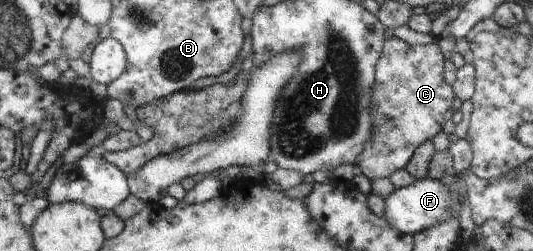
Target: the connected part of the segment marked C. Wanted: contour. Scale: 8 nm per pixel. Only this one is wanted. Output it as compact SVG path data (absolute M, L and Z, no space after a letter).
M395 36L385 40L372 92L372 139L355 162L357 172L369 179L389 177L404 168L418 146L441 131L456 97L443 79L443 63L436 42L411 46Z

